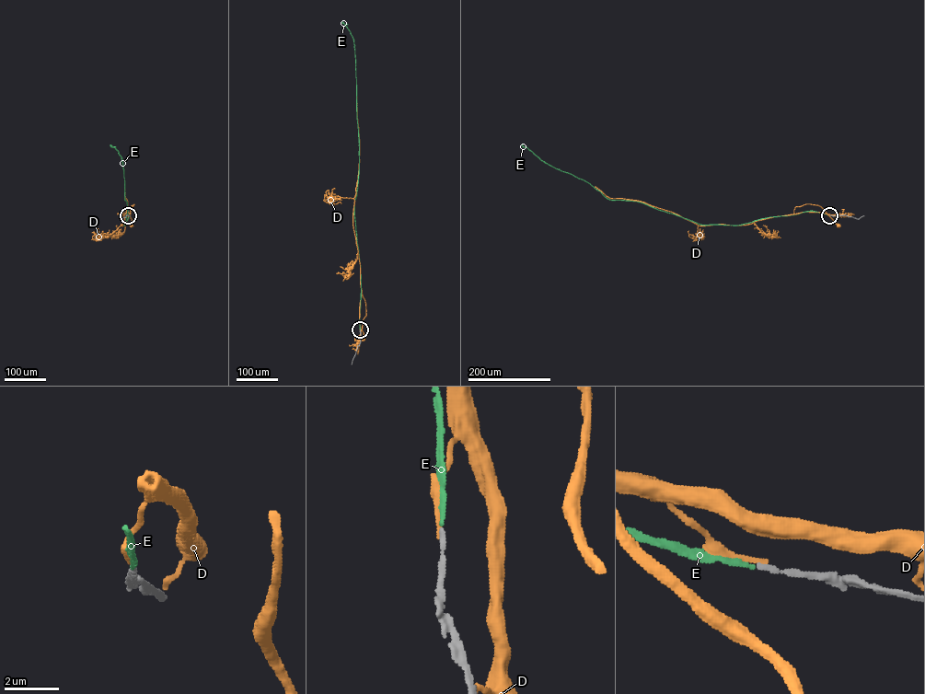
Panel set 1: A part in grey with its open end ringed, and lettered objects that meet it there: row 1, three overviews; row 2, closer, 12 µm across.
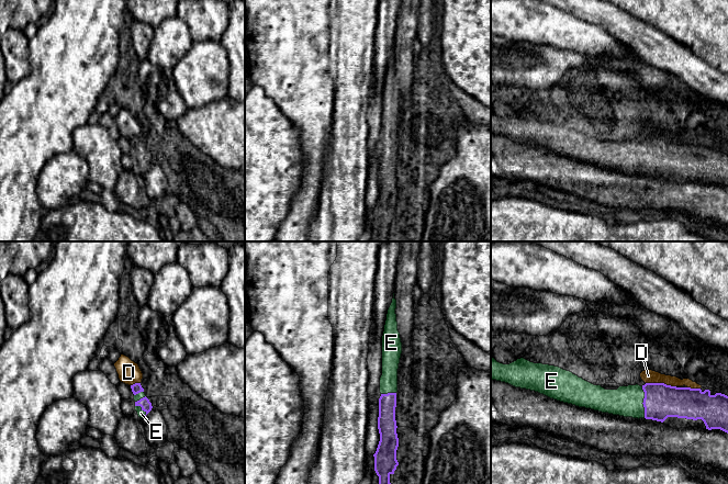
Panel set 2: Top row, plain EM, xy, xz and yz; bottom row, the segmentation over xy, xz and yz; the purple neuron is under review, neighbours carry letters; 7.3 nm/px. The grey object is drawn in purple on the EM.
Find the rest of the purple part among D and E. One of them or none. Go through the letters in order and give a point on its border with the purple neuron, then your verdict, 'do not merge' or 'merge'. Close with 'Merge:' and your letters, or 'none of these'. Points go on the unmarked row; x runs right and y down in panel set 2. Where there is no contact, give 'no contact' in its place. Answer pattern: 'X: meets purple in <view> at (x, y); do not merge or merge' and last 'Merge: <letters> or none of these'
D: meets purple in yz at (661, 137); do not merge
E: meets purple in yz at (644, 156); merge
Merge: E

